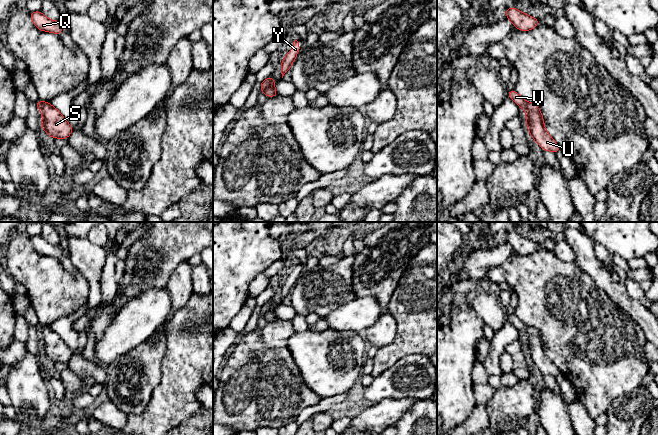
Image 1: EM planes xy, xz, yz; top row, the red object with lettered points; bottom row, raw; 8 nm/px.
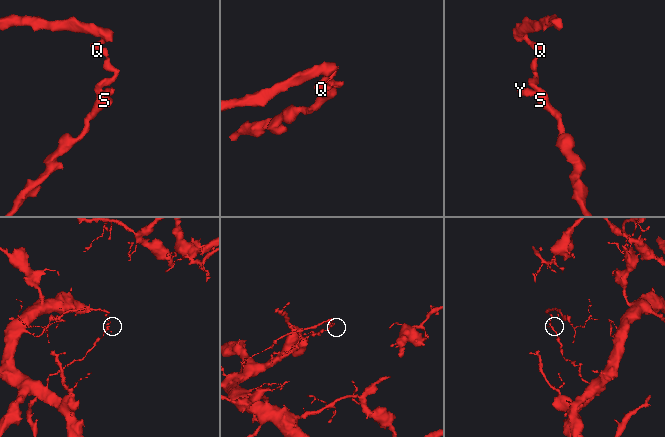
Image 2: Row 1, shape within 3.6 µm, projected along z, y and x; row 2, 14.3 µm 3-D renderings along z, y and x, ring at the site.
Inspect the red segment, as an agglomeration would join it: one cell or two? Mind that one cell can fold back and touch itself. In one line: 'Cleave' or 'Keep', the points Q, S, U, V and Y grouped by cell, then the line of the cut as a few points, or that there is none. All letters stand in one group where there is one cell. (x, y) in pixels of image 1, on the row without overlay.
Cleave. Groups: Q V / S U Y. Split along xz (274, 304), (264, 316)

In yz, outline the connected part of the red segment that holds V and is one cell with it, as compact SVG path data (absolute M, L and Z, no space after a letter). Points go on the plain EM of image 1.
M516 314L513 315L506 315L506 319L510 321L520 332L524 333L527 330L527 325L525 325L521 319L517 317Z

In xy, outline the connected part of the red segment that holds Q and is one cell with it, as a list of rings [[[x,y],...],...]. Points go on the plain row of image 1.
[[[41,235],[31,236],[29,239],[36,252],[41,255],[52,256],[60,260],[63,253],[63,249],[60,244],[52,245],[44,240]]]

